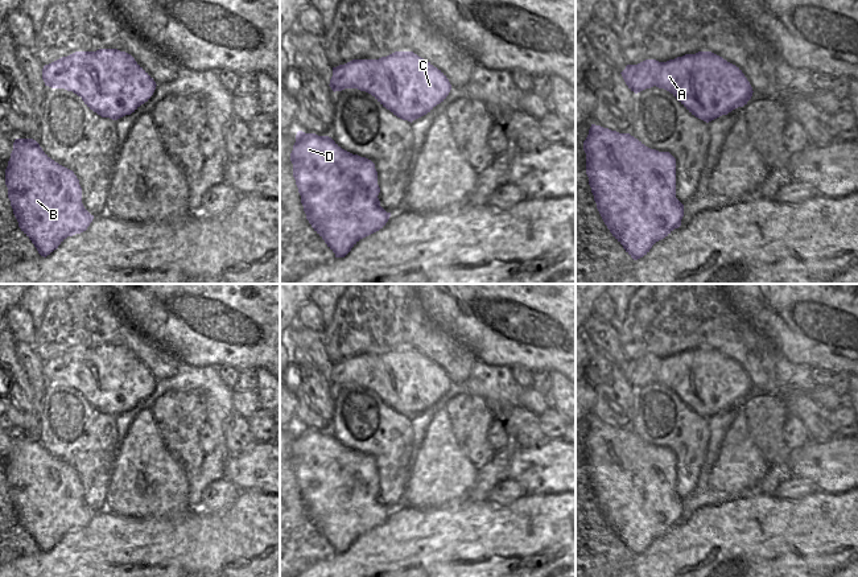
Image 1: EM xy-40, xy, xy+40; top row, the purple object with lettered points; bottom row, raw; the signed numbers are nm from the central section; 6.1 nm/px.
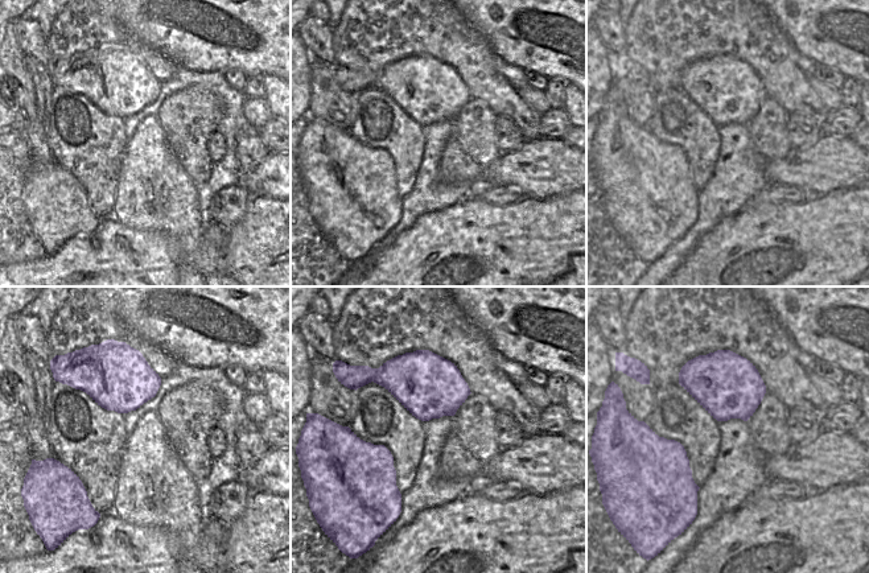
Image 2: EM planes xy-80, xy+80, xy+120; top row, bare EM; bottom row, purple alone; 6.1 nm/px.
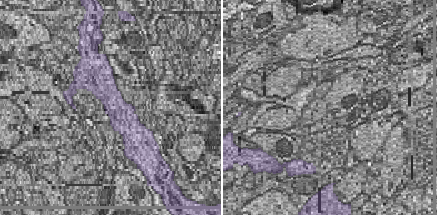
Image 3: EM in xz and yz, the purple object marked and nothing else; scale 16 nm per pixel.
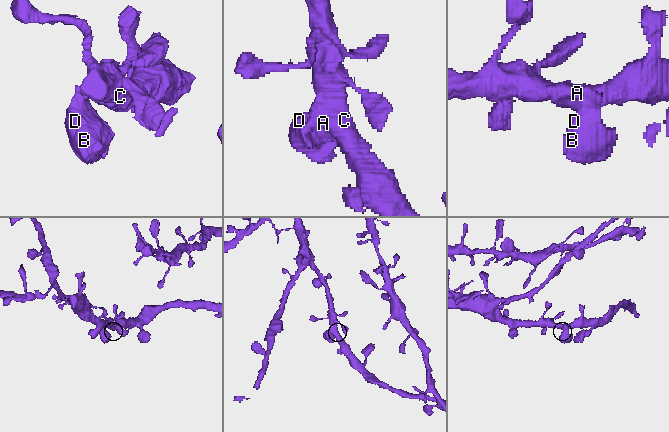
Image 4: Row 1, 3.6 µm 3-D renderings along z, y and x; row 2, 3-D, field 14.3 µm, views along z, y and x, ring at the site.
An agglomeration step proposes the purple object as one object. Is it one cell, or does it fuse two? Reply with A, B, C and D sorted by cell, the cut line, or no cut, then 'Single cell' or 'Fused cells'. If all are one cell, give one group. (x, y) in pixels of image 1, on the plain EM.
Groups: A B C D. No split. Single cell.

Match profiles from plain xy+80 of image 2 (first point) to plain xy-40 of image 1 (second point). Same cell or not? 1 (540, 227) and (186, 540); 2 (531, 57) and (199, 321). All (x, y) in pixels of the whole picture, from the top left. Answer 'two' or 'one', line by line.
1: one
2: one

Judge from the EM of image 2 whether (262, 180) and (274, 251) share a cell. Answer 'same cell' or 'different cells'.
different cells

